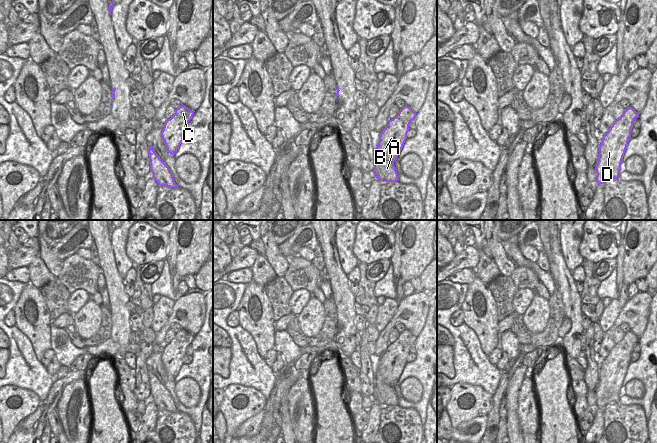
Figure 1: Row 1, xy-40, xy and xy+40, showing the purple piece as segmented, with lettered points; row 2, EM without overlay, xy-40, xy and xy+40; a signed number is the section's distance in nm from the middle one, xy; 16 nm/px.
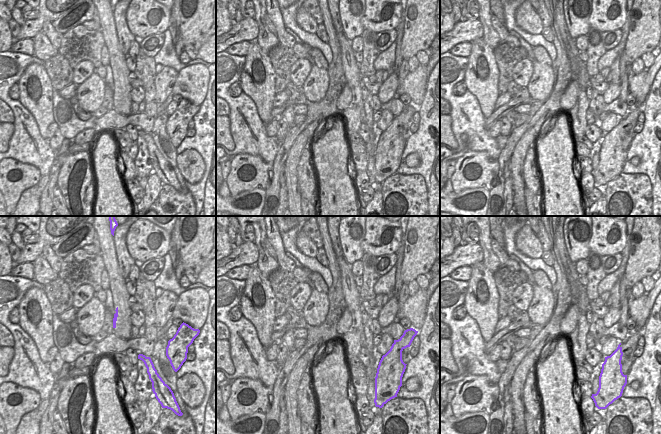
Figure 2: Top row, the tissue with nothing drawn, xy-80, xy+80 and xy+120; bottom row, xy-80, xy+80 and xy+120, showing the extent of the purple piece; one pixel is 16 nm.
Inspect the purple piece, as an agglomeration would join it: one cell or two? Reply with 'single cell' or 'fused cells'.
fused cells

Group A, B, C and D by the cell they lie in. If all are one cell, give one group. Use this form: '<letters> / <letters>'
A / B C D

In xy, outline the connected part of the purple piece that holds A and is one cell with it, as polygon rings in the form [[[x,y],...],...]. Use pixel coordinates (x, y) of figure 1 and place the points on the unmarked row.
[[[376,372],[374,376],[374,393],[375,401],[382,406],[396,406],[398,405],[398,397],[394,387],[386,384],[382,376]]]

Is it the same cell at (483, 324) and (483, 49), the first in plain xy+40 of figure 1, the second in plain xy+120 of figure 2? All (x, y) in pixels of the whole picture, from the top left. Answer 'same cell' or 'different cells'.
same cell

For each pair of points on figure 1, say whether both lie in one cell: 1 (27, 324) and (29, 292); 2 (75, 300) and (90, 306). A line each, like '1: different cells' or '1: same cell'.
1: same cell
2: different cells

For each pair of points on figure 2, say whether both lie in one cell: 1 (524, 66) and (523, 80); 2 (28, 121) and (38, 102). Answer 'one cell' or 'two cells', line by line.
1: one cell
2: two cells

